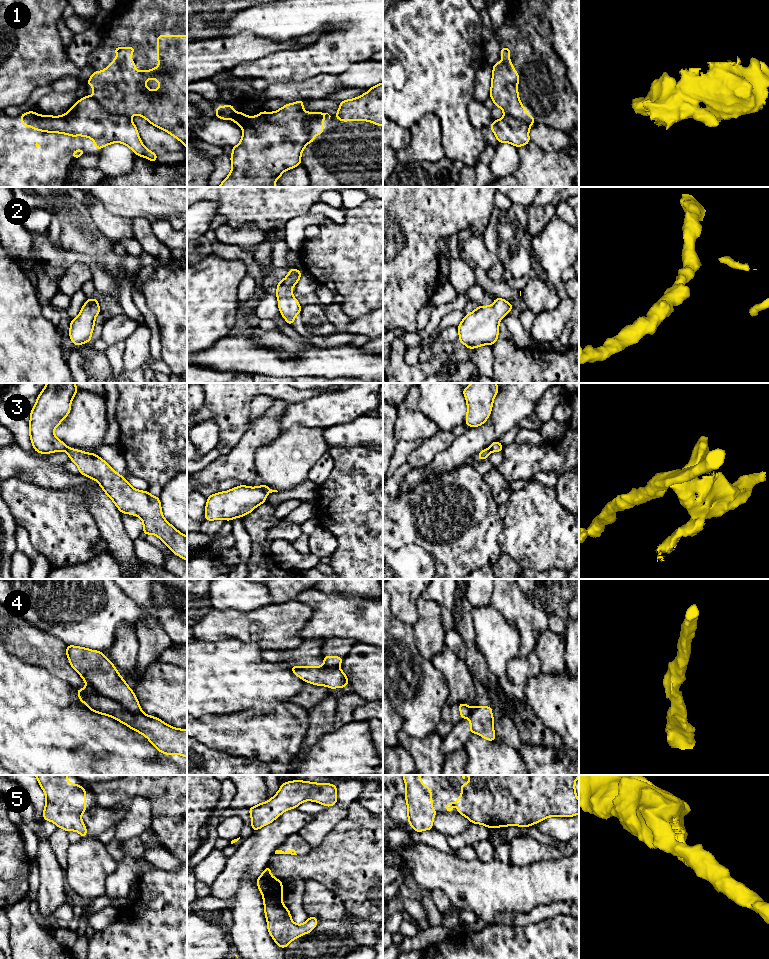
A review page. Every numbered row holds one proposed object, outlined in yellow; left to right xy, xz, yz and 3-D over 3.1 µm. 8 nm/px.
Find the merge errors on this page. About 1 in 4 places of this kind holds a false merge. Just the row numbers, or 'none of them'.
1, 3, 4

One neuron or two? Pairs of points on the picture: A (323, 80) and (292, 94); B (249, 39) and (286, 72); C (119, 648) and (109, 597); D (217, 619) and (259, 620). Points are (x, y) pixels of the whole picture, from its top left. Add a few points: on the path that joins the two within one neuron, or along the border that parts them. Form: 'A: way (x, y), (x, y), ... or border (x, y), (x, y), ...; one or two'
A: way (315, 88), (300, 91); one
B: border (291, 49), (280, 49), (246, 63); two
C: border (133, 625), (127, 622), (118, 625), (109, 651); two
D: way (227, 620), (249, 620); one

